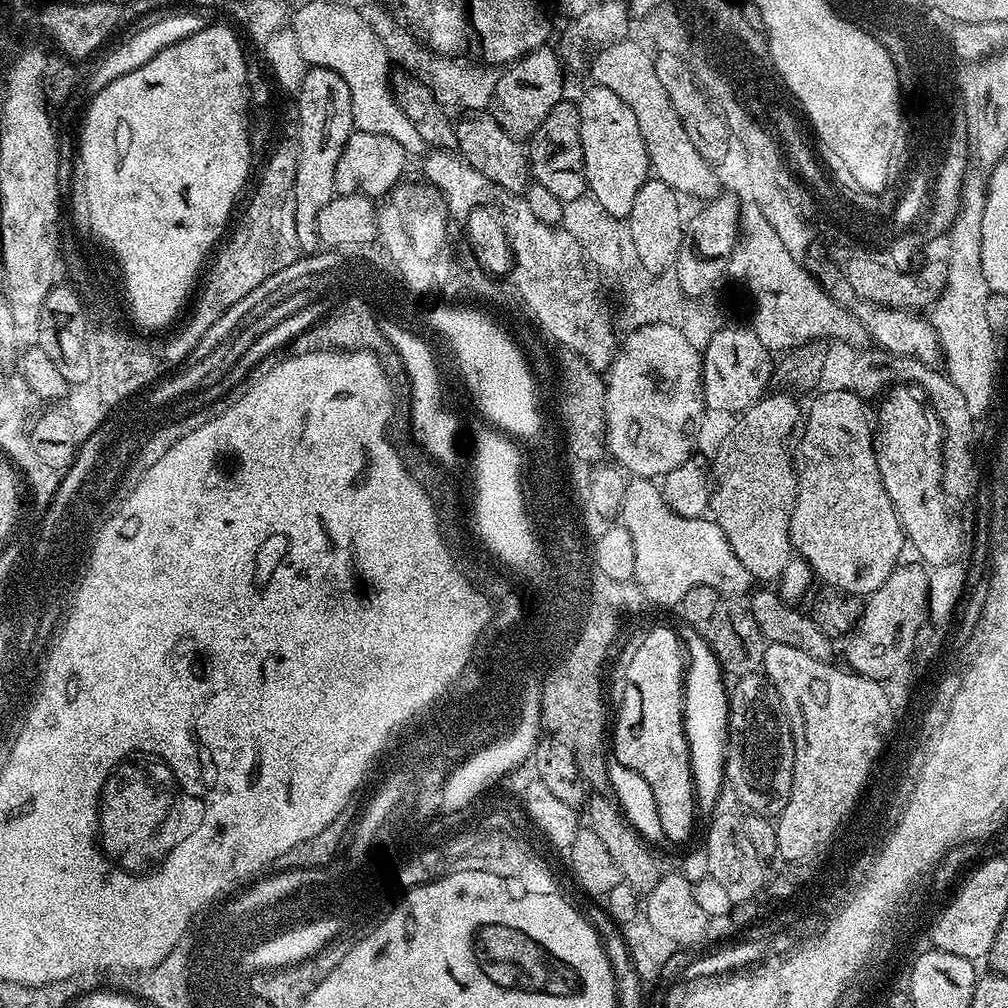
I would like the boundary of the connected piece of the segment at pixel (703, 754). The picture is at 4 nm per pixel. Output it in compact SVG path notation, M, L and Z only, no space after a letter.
M684 626L679 629L678 635L683 651L686 653L686 675L684 678L684 733L688 739L688 753L692 759L692 786L697 809L701 813L711 813L720 800L720 791L726 785L725 761L728 750L728 698L729 689L724 688L725 673L720 670L718 658L710 650L703 635L695 627Z

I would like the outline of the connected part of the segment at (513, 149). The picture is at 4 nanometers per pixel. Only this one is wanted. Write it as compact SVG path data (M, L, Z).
M469 111L461 116L460 121L455 121L454 127L456 129L458 152L464 163L469 164L474 170L478 170L478 174L486 174L486 178L490 178L490 182L494 182L499 188L505 188L517 194L523 193L530 183L530 165L525 145L513 133L507 132L496 121L496 117L492 115L491 111Z

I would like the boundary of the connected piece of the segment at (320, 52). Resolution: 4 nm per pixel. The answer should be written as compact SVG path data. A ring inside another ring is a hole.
M315 4L300 13L299 37L300 46L304 50L306 62L314 68L328 68L350 86L350 102L352 103L352 122L355 131L370 134L386 134L394 138L394 142L402 142L402 146L410 154L416 154L426 148L425 140L415 128L414 122L400 109L393 85L384 77L384 52L380 44L373 39L372 32L365 28L357 16L345 12L342 8L328 7L327 4Z

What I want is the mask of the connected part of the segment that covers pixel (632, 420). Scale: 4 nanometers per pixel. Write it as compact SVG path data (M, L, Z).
M641 323L641 328L636 328L628 337L623 337L622 343L619 345L616 361L612 363L611 368L606 373L606 448L612 456L625 468L626 471L632 472L633 477L647 476L649 478L663 478L668 472L674 470L678 466L682 466L694 455L692 447L696 444L696 431L700 428L700 419L706 415L706 407L703 396L703 370L701 368L702 352L699 347L691 344L686 334L682 334L681 330L676 330L673 326L662 325L658 323Z

